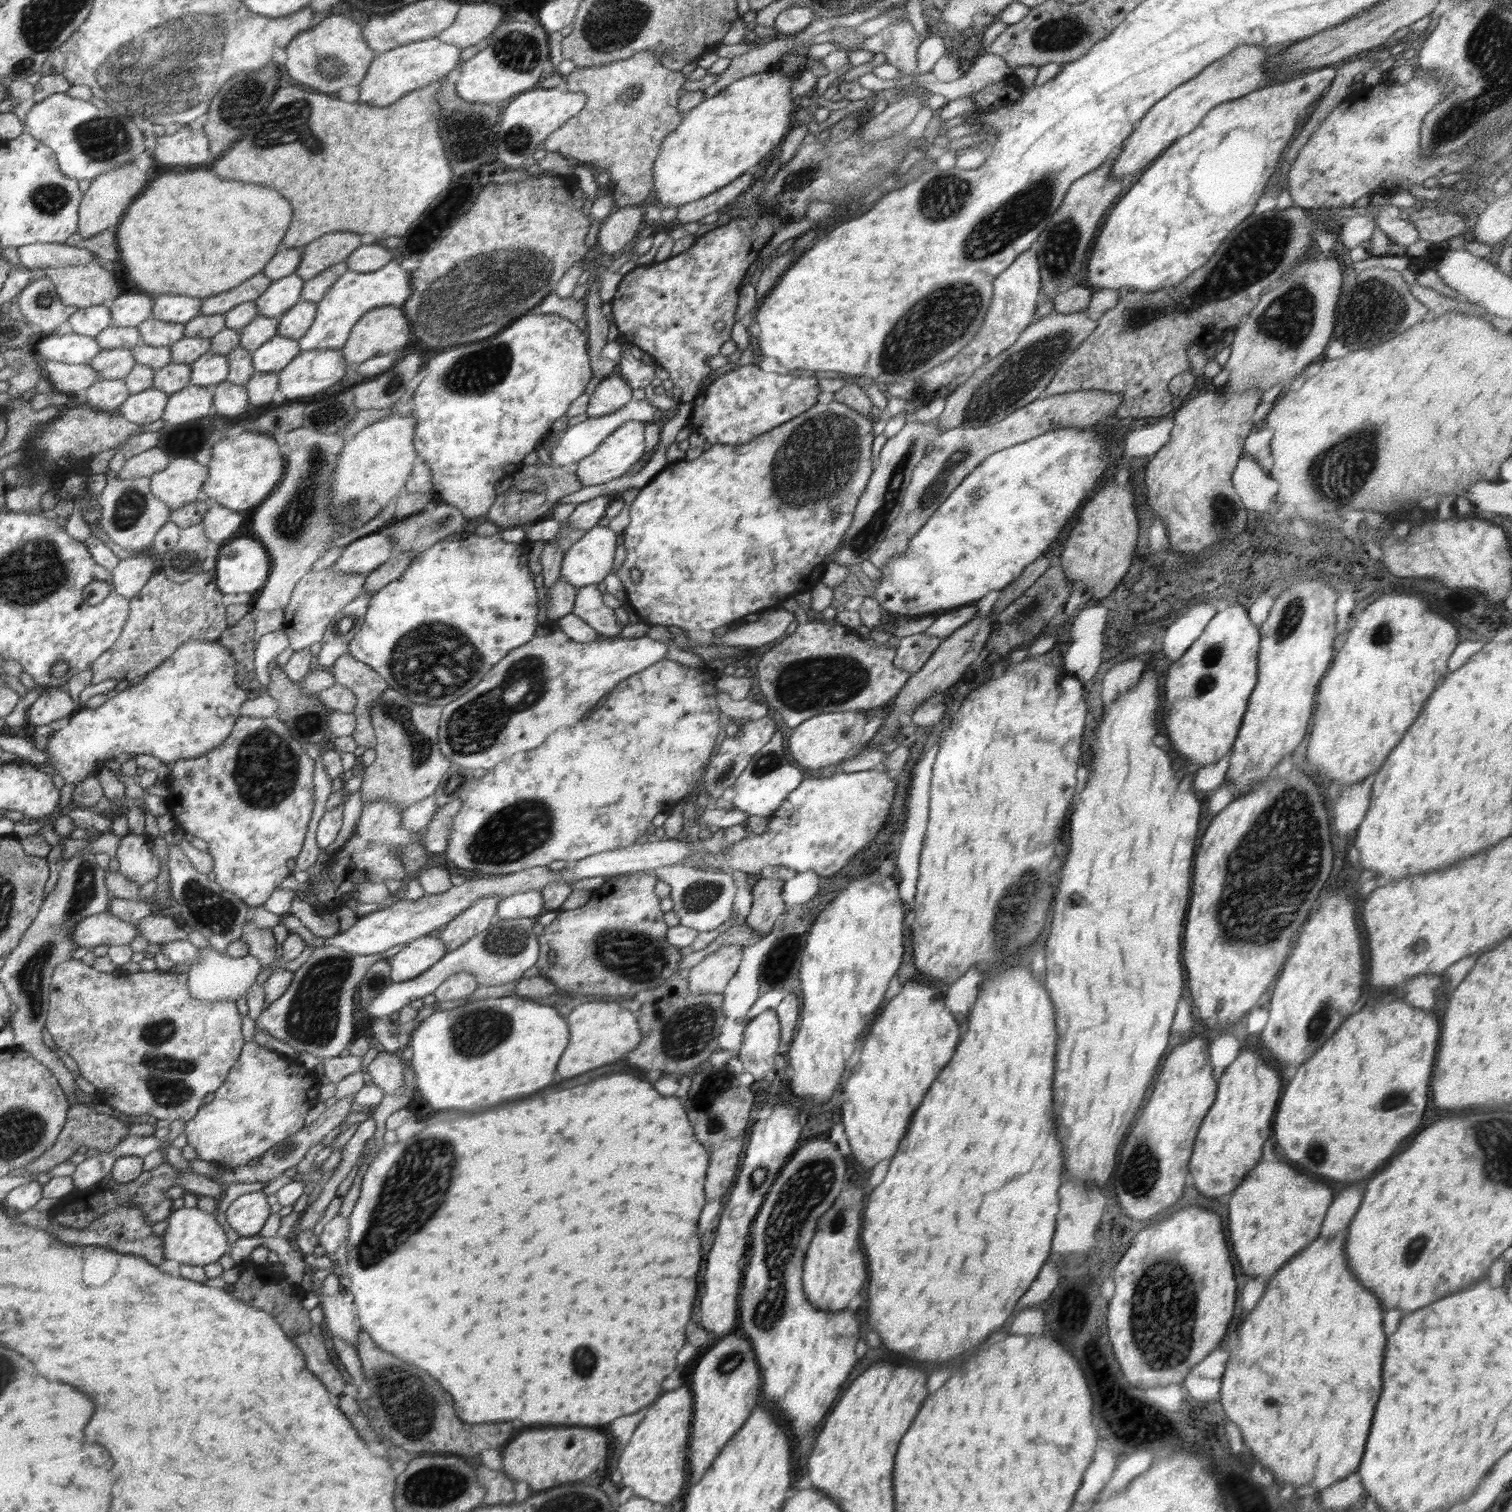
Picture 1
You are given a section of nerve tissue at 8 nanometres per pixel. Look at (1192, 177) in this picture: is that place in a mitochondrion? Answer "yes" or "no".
no

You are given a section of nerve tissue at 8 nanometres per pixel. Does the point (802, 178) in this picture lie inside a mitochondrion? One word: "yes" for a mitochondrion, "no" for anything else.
yes

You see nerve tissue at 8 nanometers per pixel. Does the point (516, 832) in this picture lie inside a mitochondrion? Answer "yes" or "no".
yes

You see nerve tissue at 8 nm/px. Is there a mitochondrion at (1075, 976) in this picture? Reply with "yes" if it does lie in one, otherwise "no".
no

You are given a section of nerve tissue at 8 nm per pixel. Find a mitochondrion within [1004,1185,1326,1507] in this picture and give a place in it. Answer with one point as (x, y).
(1165, 1342)

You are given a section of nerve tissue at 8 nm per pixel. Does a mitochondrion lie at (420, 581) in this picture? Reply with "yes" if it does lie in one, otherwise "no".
no

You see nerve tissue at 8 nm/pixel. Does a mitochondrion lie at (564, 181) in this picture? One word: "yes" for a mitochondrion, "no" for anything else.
no

